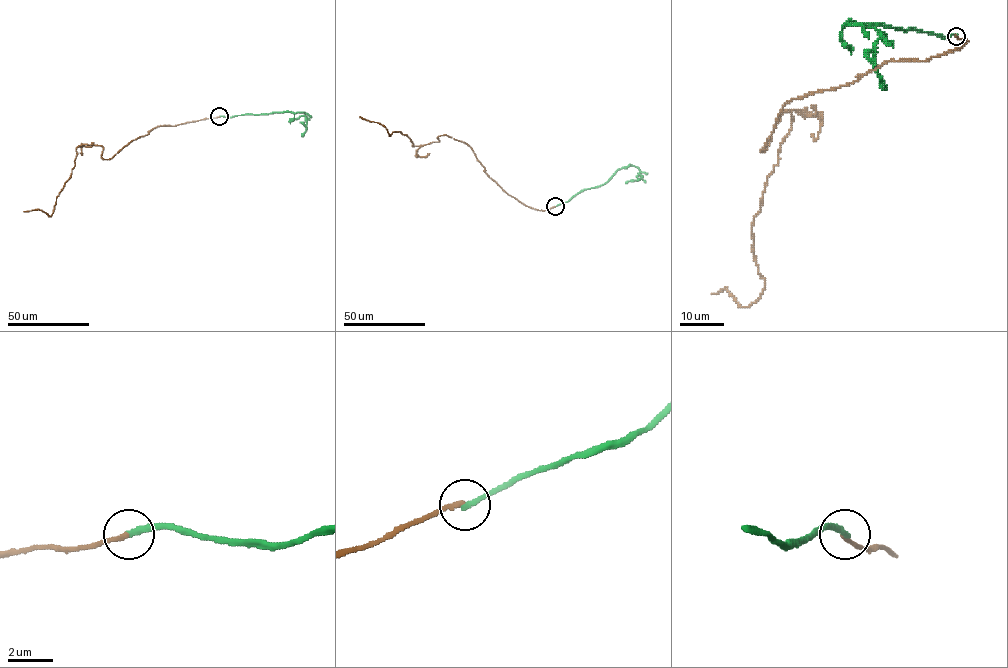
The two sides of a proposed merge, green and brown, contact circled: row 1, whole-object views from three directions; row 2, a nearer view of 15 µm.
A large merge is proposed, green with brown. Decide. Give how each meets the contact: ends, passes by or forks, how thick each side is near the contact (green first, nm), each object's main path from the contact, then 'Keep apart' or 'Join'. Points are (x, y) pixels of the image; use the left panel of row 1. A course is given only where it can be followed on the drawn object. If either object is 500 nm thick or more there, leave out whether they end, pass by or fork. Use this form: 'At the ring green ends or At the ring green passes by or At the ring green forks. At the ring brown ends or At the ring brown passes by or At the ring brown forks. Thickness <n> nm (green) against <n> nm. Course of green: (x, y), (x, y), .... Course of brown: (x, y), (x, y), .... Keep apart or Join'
At the ring green ends. At the ring brown ends. Thickness 280 nm (green) against 180 nm. Course of green: (219, 117), (303, 112), (307, 129), (301, 136). Course of brown: (219, 117), (154, 127), (110, 159), (101, 157), (102, 146), (79, 145), (53, 213), (24, 211). Keep apart

